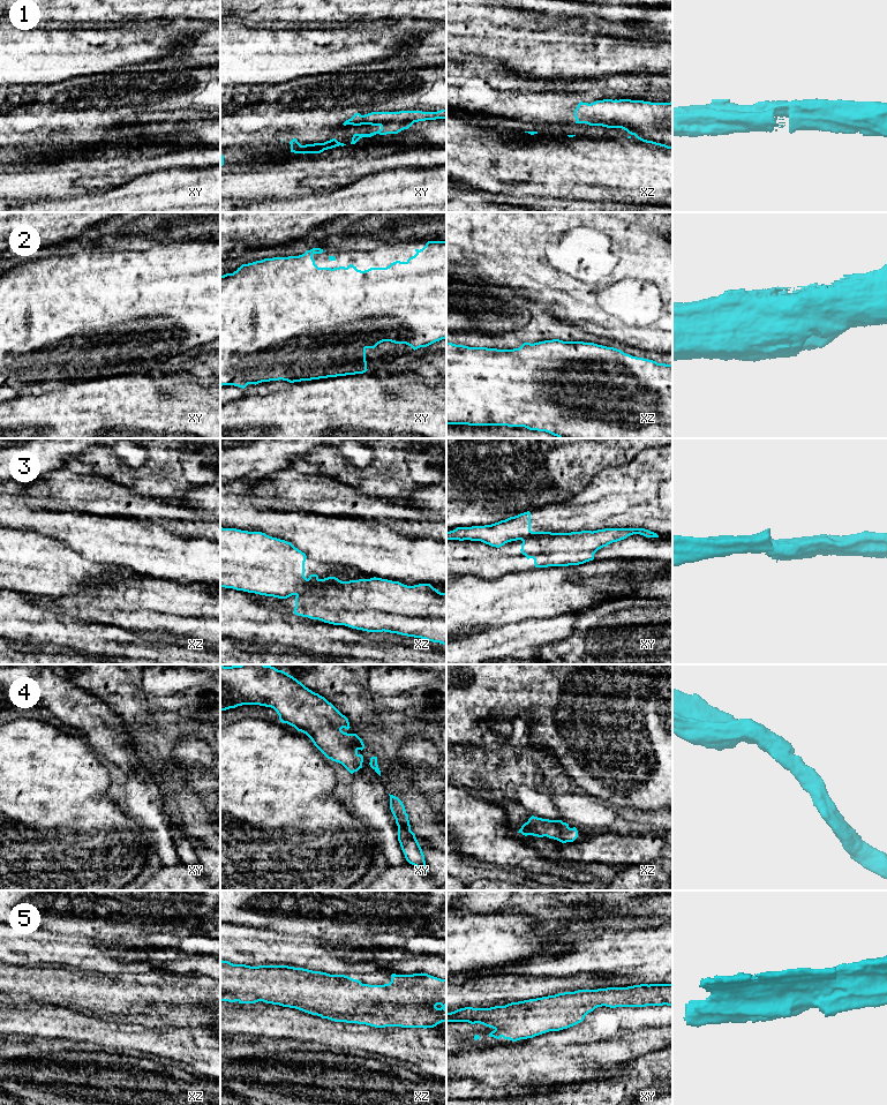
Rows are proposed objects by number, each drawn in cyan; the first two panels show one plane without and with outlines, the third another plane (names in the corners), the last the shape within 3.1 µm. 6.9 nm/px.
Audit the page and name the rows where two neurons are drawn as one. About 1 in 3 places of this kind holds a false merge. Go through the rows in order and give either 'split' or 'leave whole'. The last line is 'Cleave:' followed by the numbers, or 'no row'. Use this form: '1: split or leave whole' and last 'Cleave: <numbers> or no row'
1: leave whole
2: leave whole
3: split
4: leave whole
5: leave whole
Cleave: 3

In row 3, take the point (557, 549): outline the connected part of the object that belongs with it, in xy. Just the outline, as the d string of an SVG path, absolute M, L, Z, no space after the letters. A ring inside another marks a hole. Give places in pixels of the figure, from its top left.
M645 528L551 533L523 539L520 551L527 559L534 559L535 567L579 565L593 561L599 549L633 534L659 538L656 533Z

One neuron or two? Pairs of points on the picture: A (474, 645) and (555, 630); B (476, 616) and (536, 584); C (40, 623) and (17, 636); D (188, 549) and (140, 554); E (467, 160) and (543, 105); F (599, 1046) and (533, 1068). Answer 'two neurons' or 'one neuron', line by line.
A: one neuron
B: one neuron
C: one neuron
D: one neuron
E: two neurons
F: one neuron

